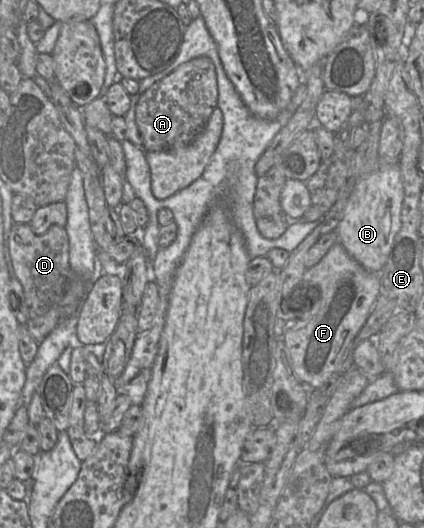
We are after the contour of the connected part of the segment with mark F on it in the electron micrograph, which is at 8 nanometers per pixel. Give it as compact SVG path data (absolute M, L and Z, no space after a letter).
M336 242L317 264L306 269L301 283L293 287L291 297L298 287L307 290L310 285L318 288L319 298L304 315L286 321L283 339L294 372L306 387L313 389L322 386L343 361L349 345L365 324L380 294L381 281L379 273L366 270L348 254L340 242Z

